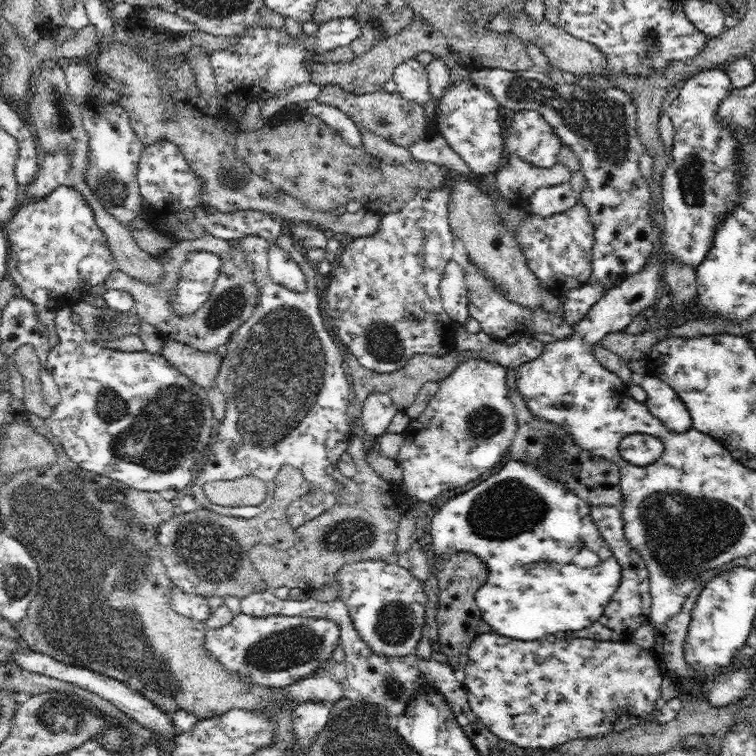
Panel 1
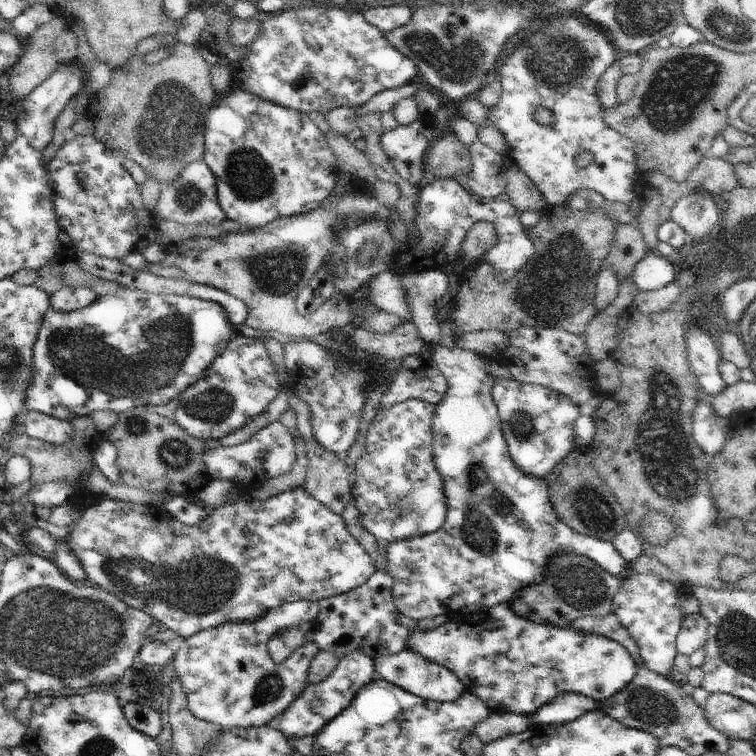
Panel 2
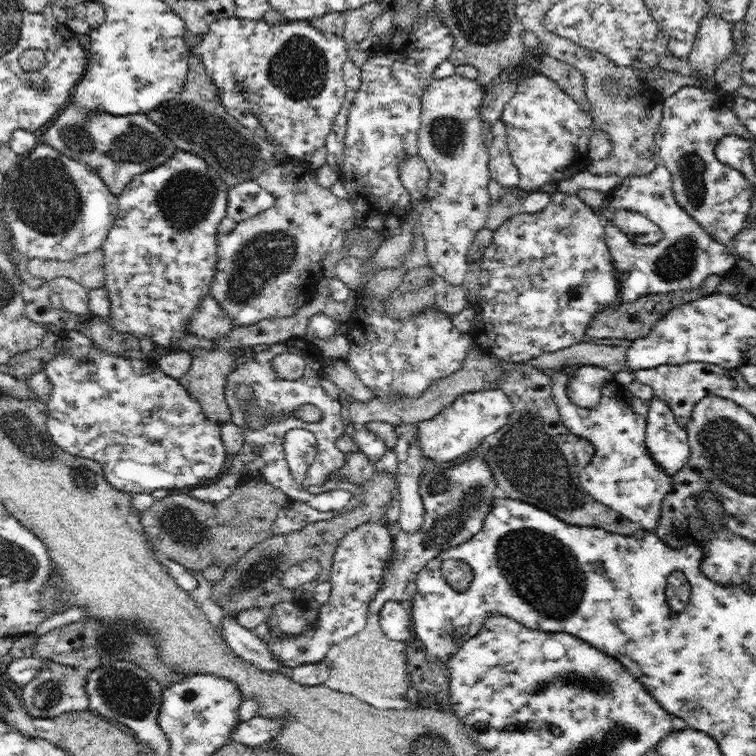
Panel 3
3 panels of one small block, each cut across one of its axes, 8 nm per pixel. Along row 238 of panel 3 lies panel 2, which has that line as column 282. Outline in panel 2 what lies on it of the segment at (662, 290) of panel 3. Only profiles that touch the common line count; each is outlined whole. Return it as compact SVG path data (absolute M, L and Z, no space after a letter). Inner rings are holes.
M304 599L271 608L256 622L226 623L207 628L185 639L185 644L173 656L174 672L180 679L187 696L188 708L200 720L217 724L219 727L250 728L274 724L274 720L301 695L307 687L307 670L321 649L308 641L297 646L280 664L276 664L269 653L269 642L281 629L298 628L313 621L319 613L319 601Z

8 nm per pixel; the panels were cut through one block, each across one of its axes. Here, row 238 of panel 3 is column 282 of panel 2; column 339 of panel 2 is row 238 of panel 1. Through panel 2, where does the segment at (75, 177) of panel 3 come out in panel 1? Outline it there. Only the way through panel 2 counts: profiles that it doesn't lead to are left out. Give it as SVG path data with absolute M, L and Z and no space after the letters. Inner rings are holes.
M60 185L45 197L24 201L6 229L10 242L7 272L21 294L37 308L47 305L60 310L84 301L90 288L116 268L107 237L98 227L92 207L74 187Z

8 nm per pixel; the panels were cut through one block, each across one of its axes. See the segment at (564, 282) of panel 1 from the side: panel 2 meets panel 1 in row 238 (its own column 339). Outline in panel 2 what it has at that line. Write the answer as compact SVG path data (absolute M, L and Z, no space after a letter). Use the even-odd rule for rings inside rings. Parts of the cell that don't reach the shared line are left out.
M303 486L282 494L270 497L268 500L238 498L236 501L216 507L210 514L210 520L199 525L188 526L176 520L167 510L167 507L157 507L148 503L131 503L120 500L101 500L82 512L80 522L70 531L65 540L72 552L80 559L82 568L87 574L88 583L104 589L114 598L125 602L135 609L146 610L153 616L156 623L161 623L167 629L173 630L182 638L190 638L201 630L212 628L226 623L256 622L271 608L308 599L321 601L329 596L339 595L362 586L377 570L371 556L365 548L355 540L347 529L344 519L318 502Z

